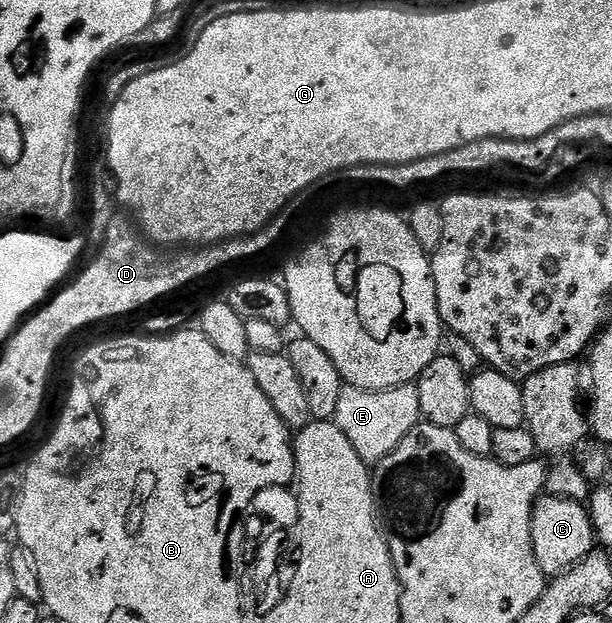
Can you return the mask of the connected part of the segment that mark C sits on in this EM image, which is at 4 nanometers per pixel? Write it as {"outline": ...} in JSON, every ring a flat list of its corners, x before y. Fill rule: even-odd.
{"outline":[[542,496,533,508,531,520,531,540,535,560,547,576,556,576,570,570,595,550,595,531,589,519,589,511,582,503,573,502,570,498]]}

